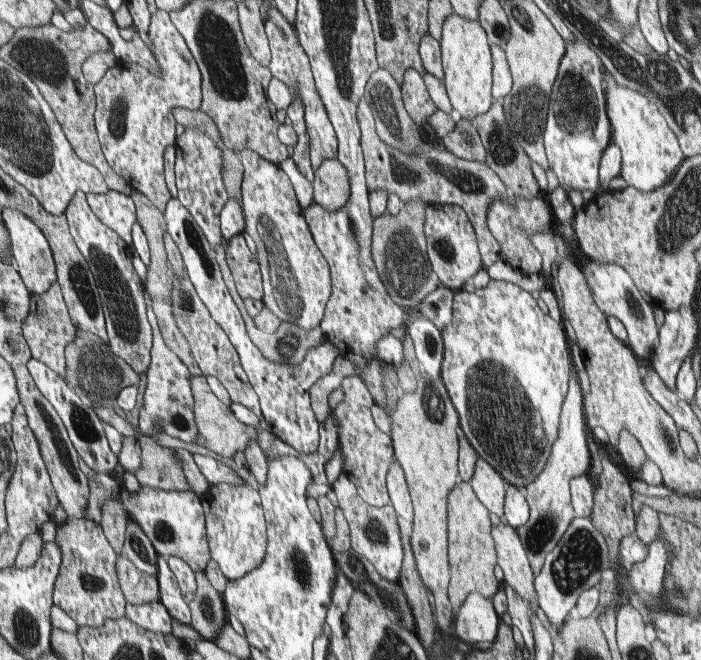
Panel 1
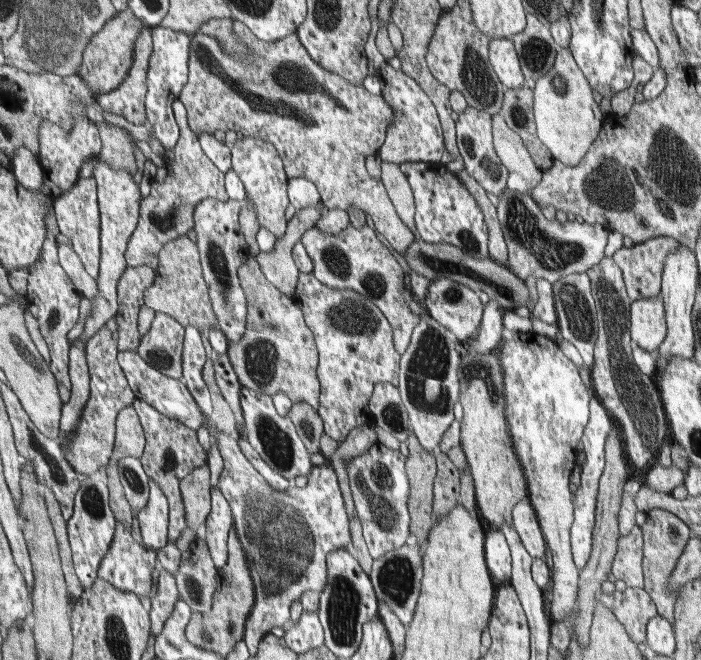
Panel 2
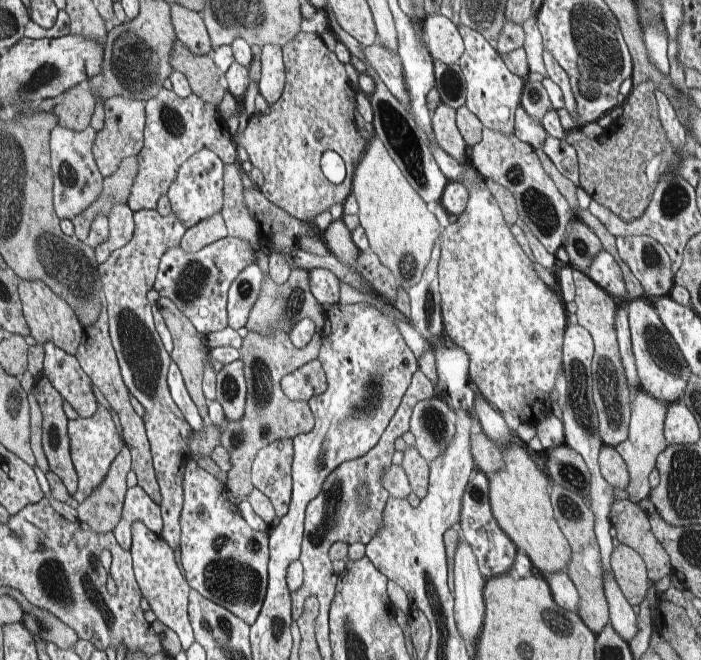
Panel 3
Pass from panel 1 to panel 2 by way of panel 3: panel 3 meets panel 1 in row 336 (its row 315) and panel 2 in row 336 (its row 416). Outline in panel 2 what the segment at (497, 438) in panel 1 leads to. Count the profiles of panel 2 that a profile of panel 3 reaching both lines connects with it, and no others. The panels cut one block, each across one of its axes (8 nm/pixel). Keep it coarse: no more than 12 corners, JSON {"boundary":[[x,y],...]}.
{"boundary":[[540,334],[503,339],[506,414],[552,556],[553,621],[577,606],[570,554],[578,369]]}

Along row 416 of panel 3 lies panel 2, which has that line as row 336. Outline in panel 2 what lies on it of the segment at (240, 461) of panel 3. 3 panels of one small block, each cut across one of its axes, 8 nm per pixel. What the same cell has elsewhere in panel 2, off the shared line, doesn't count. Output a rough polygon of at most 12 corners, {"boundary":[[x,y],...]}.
{"boundary":[[254,256],[227,355],[239,383],[319,408],[319,352],[292,296]]}

